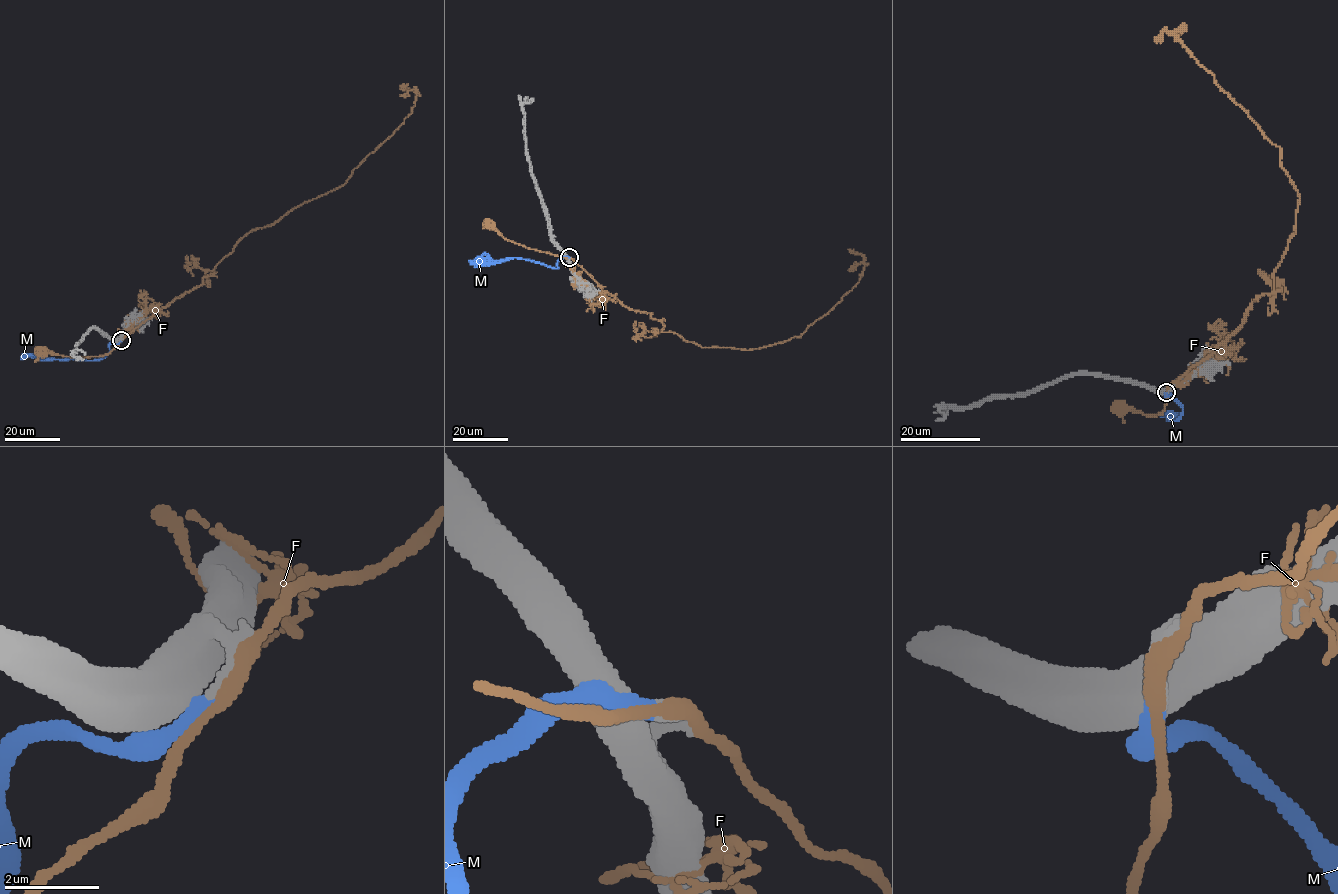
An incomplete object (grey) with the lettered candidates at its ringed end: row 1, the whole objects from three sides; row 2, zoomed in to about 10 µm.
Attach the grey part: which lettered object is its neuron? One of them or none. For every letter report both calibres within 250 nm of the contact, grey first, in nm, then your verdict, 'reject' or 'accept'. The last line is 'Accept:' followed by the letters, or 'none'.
F: 440/320 nm | reject
M: 750/440 nm | accept
Accept: M

